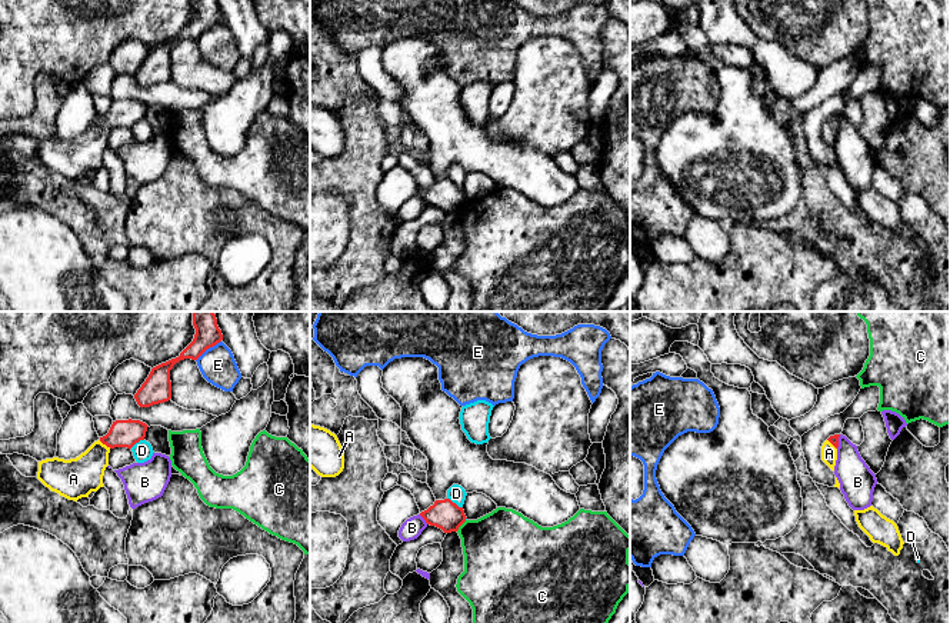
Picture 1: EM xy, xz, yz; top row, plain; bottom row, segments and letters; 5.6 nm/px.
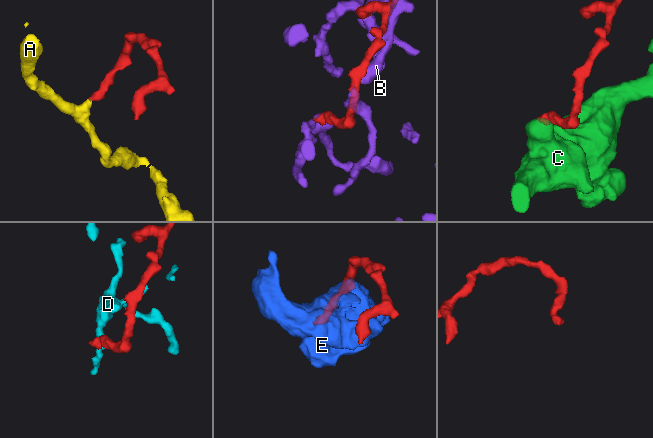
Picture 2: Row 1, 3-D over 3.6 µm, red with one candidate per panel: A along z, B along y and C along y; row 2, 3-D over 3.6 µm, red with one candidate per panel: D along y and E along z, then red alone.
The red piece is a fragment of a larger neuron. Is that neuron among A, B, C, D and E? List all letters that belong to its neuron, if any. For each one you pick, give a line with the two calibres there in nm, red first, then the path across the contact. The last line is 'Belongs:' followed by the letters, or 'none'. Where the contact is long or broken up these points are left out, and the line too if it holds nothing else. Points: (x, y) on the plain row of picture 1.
A: 160 nm thick on the red side, 220 nm on the other; runs through xy (123, 113), (104, 123), (94, 140), (77, 157)
Belongs: A

